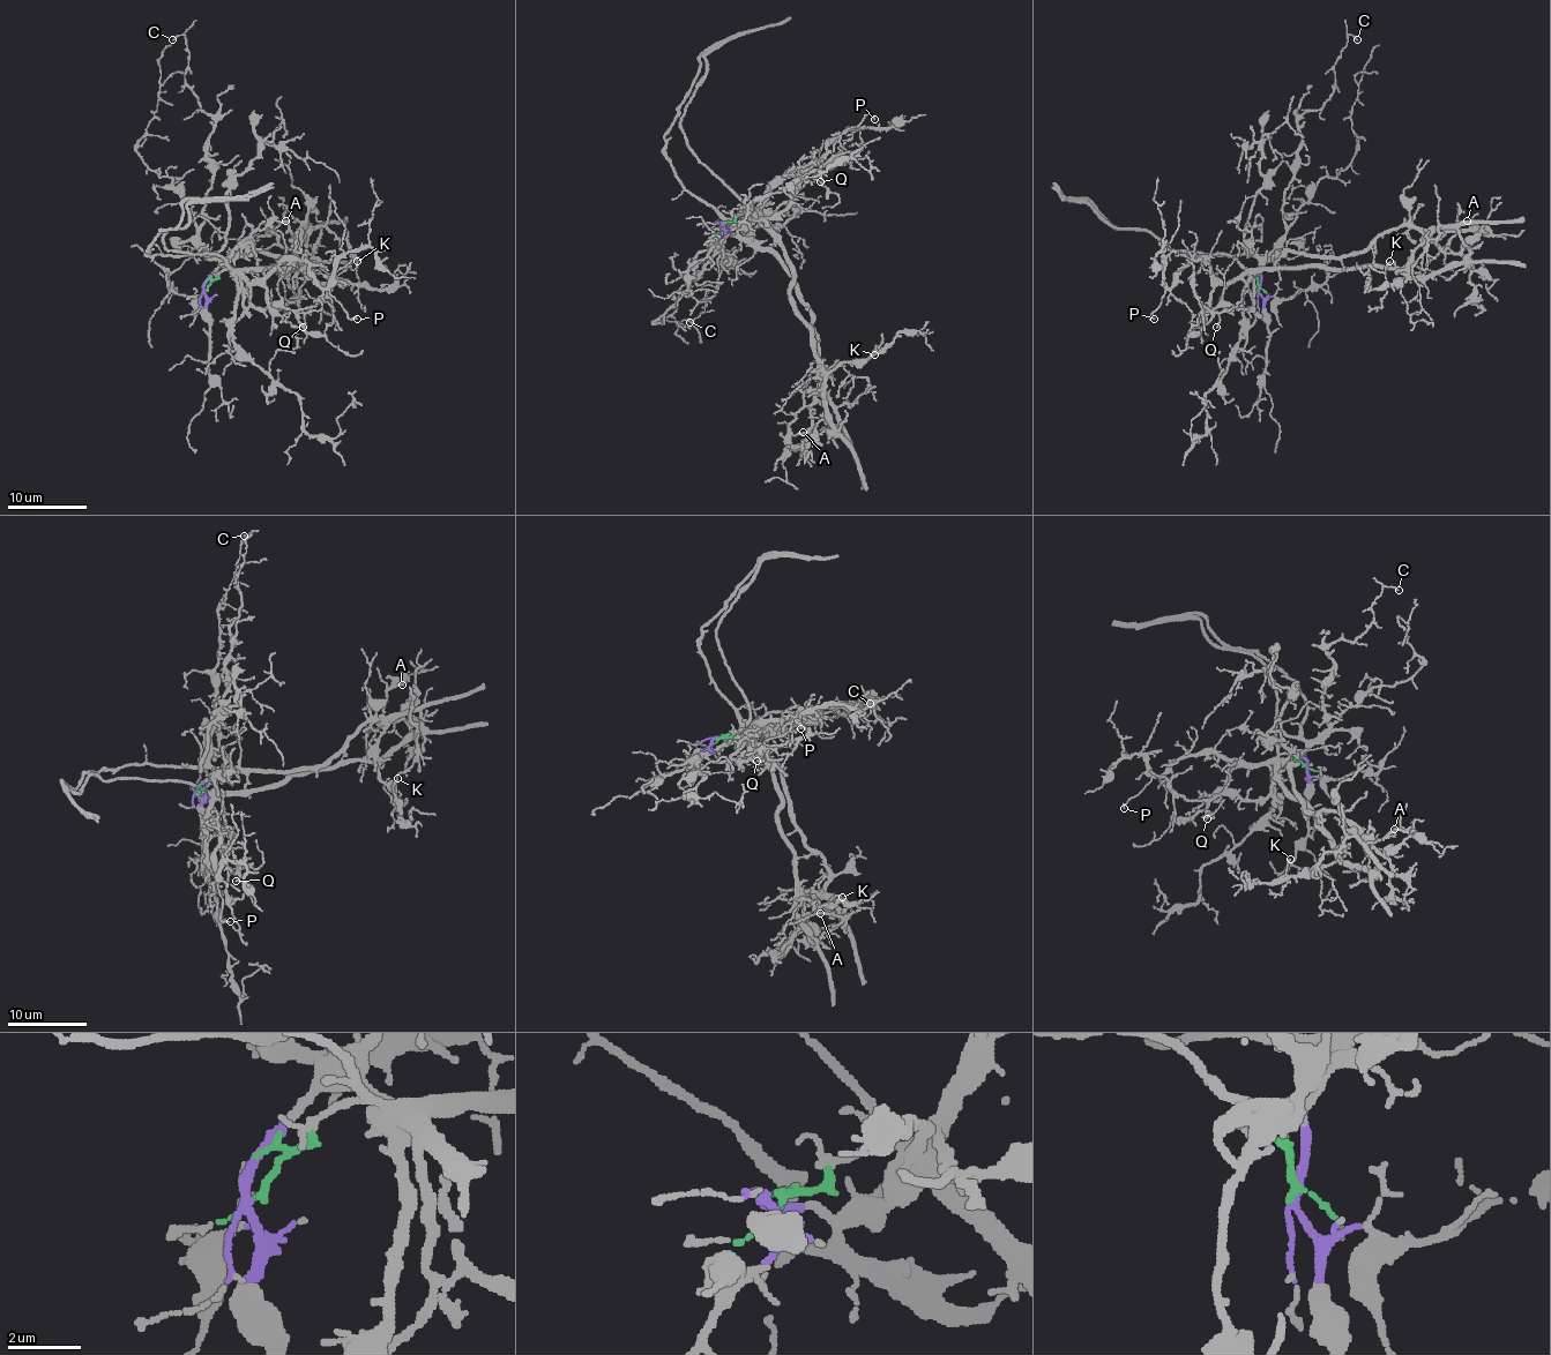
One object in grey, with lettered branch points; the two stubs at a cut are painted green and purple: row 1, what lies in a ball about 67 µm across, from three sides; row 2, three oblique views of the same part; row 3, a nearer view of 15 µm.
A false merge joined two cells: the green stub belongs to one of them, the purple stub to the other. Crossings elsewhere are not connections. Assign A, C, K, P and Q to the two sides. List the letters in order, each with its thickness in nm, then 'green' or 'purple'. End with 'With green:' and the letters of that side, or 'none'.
A: 150 nm | purple
C: 110 nm | purple
K: 110 nm | green
P: 100 nm | green
Q: 100 nm | purple
With green: K, P

